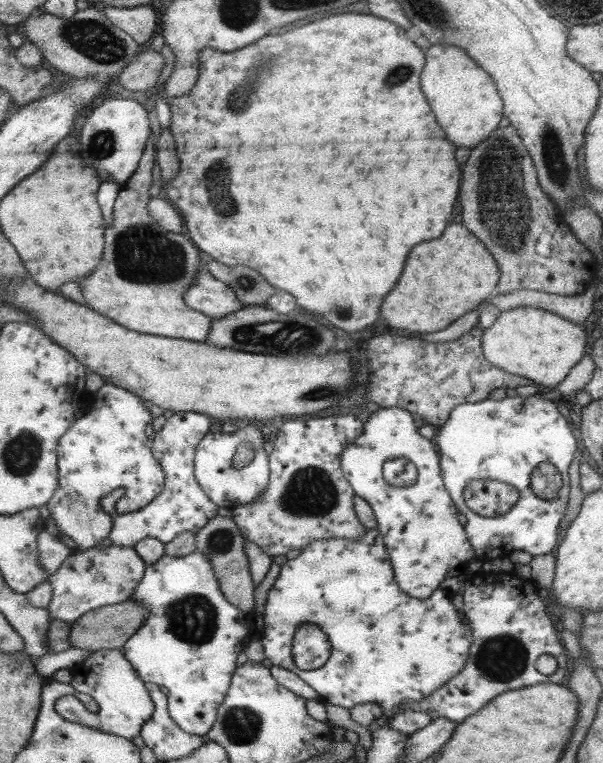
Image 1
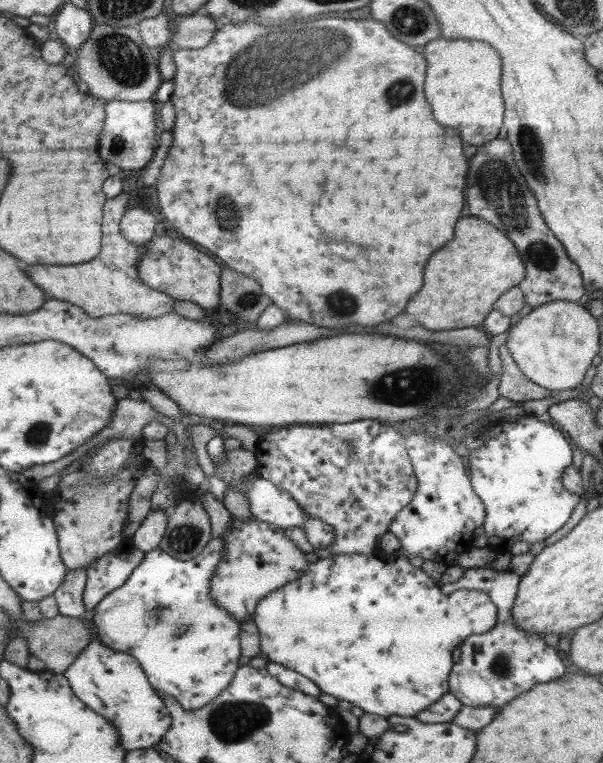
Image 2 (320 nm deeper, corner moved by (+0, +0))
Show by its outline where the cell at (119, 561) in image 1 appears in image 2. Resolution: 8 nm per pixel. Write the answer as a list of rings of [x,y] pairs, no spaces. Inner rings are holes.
[[[126,539],[115,550],[87,566],[87,580],[83,591],[85,609],[92,612],[106,594],[123,586],[132,571],[142,563],[144,556],[145,553],[138,550],[131,539]]]

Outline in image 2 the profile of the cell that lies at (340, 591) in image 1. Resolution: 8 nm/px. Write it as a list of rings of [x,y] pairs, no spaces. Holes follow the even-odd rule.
[[[380,550],[372,555],[362,554],[336,554],[328,558],[318,558],[314,564],[309,564],[308,568],[300,575],[300,578],[290,582],[268,594],[255,608],[253,621],[259,630],[260,650],[262,656],[268,661],[284,665],[291,668],[306,678],[309,678],[318,686],[321,692],[334,696],[337,700],[347,700],[353,706],[362,708],[365,713],[375,714],[381,717],[391,717],[392,715],[401,717],[416,717],[417,714],[436,702],[444,693],[450,692],[448,684],[448,674],[454,666],[452,652],[460,642],[467,637],[478,636],[488,632],[497,621],[497,606],[485,592],[478,590],[460,589],[445,595],[440,588],[440,584],[431,579],[421,568],[416,568],[406,555],[400,551],[386,554]]]

